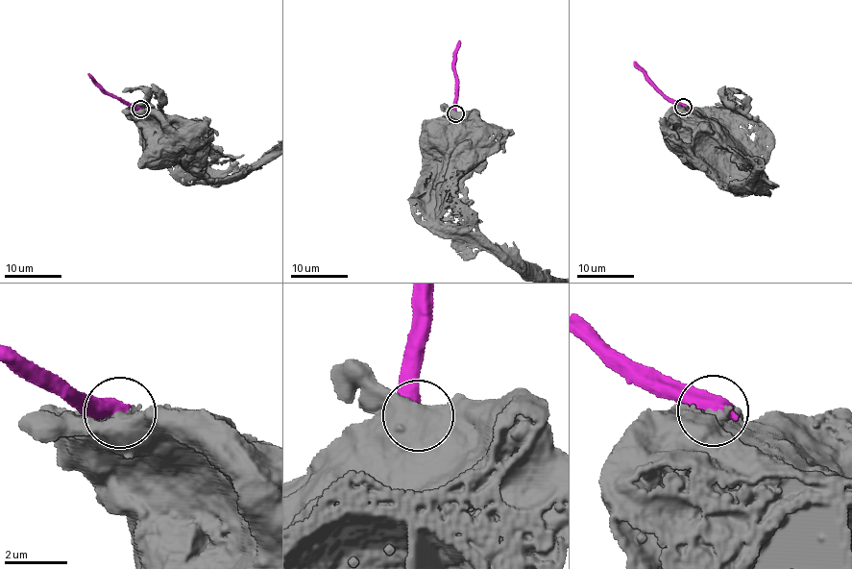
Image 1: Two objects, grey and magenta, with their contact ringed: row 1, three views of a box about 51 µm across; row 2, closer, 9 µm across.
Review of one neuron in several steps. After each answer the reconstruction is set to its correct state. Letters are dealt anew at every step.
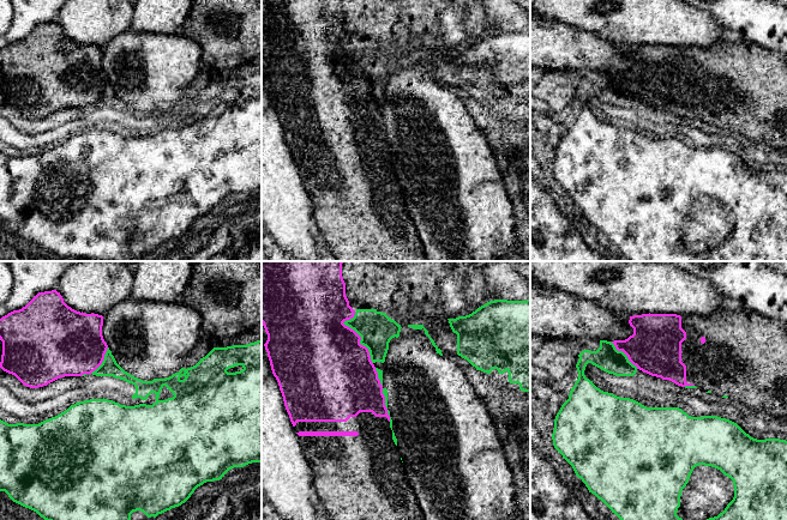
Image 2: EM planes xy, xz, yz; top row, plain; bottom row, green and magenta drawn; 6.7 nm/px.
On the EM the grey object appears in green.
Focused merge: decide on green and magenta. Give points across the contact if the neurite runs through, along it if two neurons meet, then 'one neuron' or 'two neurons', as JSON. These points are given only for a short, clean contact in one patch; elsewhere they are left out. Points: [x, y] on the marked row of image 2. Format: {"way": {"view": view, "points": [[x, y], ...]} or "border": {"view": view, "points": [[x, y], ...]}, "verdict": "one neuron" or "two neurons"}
{"verdict": "two neurons"}

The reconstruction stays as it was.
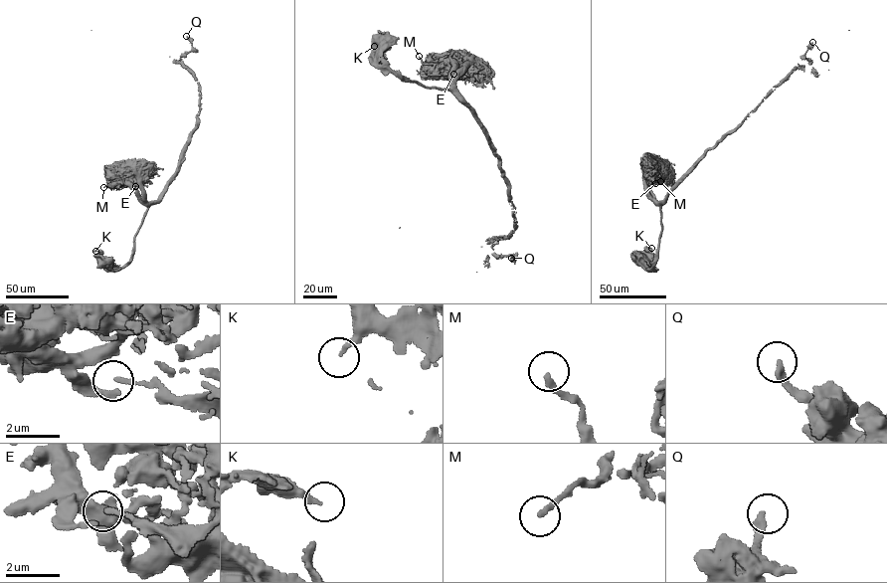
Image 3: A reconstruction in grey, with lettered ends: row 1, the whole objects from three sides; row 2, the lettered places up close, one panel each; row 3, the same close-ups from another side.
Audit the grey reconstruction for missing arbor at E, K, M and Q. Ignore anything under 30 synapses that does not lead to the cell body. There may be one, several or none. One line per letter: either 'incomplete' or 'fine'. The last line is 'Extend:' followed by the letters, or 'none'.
E: fine
K: fine
M: fine
Q: fine
Extend: none

